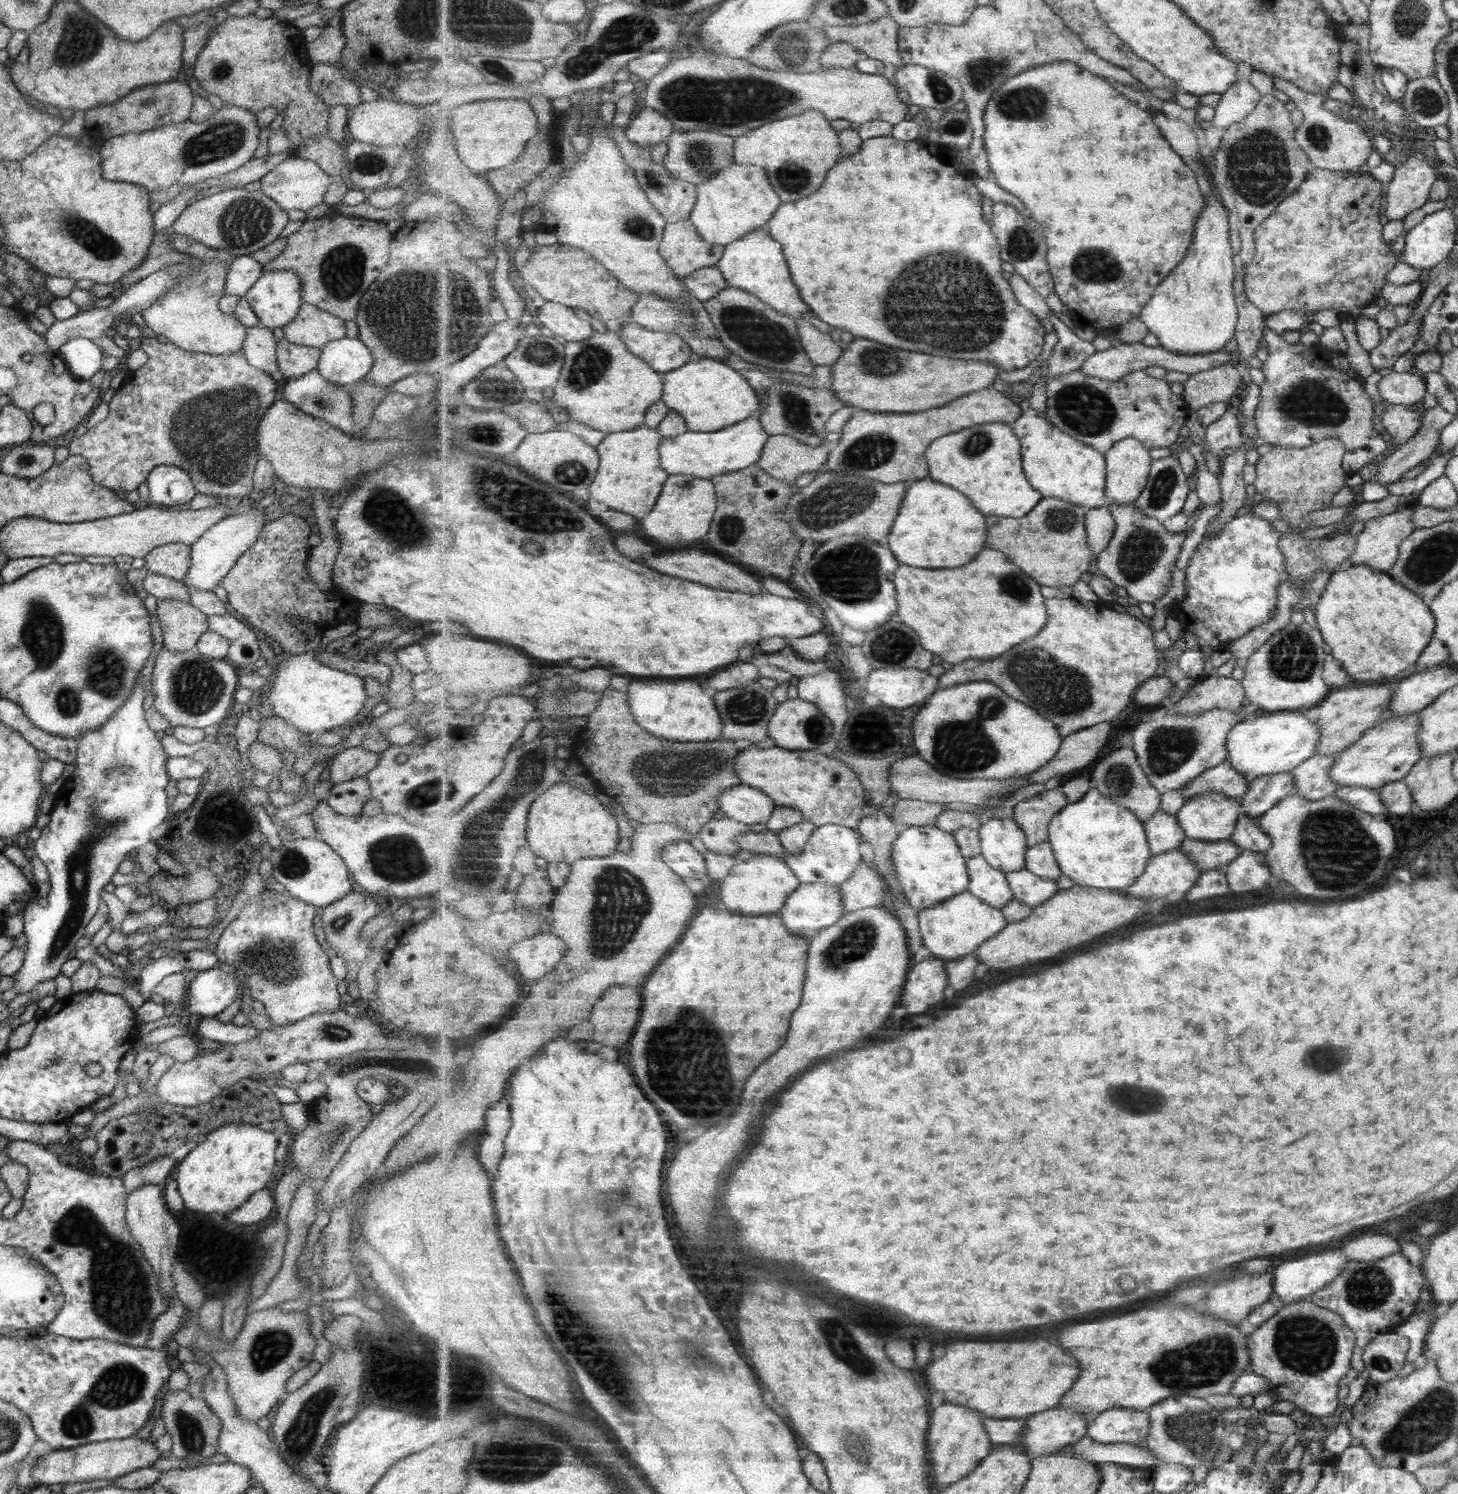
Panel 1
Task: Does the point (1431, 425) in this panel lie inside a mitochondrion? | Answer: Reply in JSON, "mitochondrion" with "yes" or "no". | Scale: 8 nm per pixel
{"mitochondrion":"no"}

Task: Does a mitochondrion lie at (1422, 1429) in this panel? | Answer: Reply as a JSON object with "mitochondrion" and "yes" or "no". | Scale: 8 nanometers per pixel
{"mitochondrion":"yes"}

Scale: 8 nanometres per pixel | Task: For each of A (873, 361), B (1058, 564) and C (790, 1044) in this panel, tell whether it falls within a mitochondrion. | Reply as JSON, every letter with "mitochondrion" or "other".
{"A":"mitochondrion","B":"other","C":"other"}

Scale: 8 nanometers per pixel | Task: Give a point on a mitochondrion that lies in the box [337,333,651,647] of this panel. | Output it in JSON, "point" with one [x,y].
{"point":[495,490]}

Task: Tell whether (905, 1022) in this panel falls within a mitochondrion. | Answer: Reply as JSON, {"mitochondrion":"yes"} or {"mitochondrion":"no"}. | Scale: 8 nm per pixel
{"mitochondrion":"no"}

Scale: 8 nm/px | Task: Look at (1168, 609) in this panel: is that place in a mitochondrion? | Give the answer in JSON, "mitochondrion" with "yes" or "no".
{"mitochondrion":"no"}

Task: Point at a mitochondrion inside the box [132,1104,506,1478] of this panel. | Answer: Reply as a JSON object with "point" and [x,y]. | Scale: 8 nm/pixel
{"point":[300,1439]}

